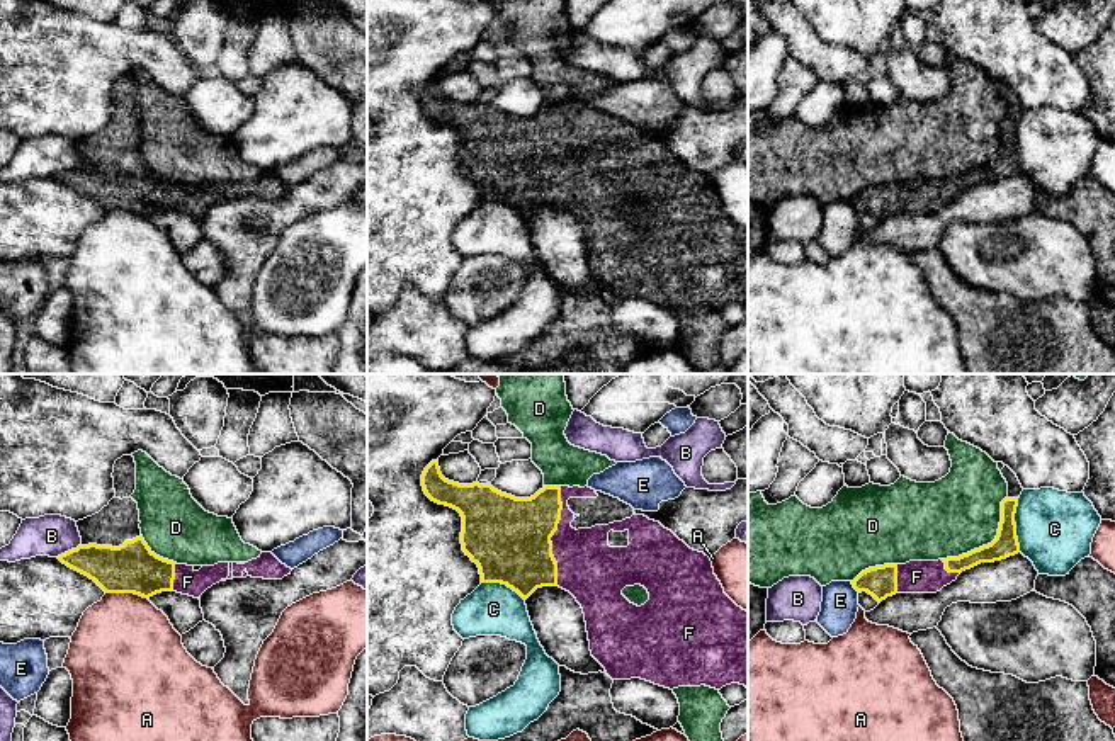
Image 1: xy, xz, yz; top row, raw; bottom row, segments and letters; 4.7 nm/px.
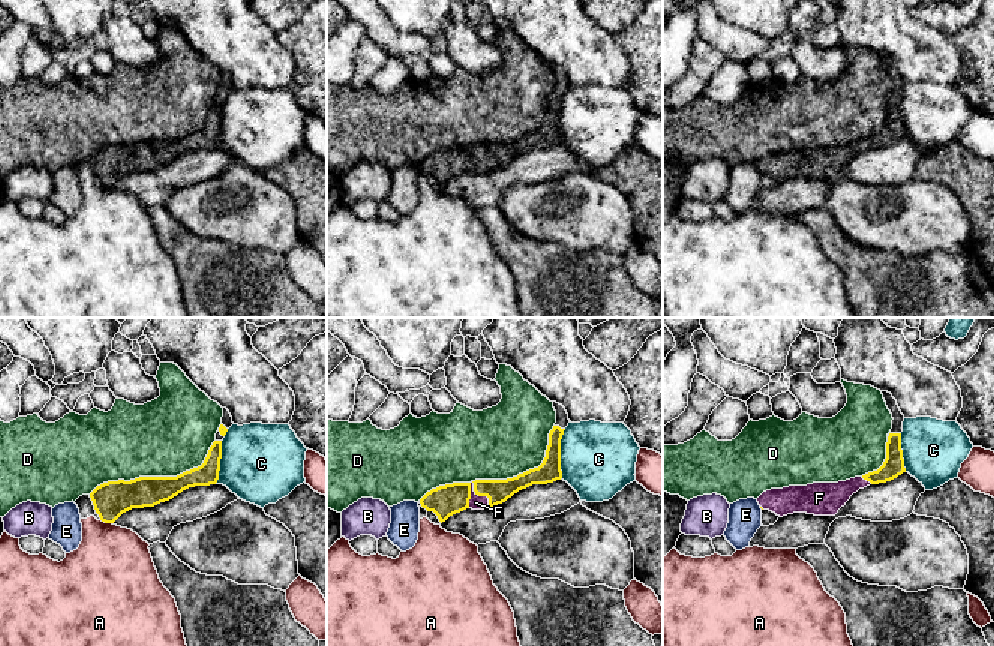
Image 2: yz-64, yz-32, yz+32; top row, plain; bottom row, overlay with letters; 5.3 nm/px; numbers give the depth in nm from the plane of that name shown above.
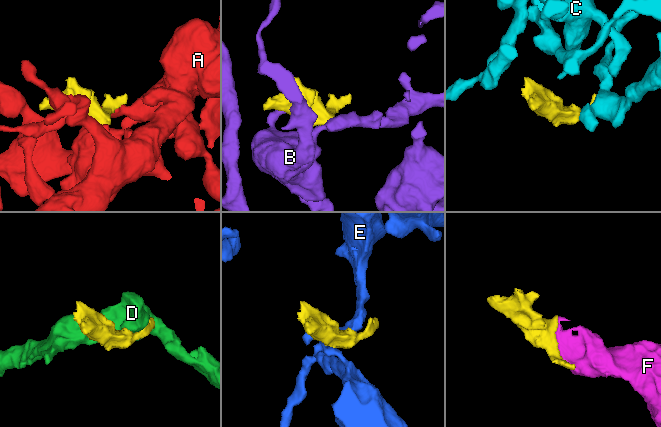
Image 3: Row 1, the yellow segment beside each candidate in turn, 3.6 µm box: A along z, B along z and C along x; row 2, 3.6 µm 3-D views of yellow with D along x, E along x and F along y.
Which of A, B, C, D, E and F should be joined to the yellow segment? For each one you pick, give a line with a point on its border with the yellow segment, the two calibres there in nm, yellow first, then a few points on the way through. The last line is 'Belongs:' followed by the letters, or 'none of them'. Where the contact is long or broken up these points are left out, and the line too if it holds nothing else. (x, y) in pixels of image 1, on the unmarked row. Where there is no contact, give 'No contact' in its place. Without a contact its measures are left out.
F: Touches yellow at xz (553, 153). Thickness 380 nm (yellow) against 300 nm
Belongs: F

